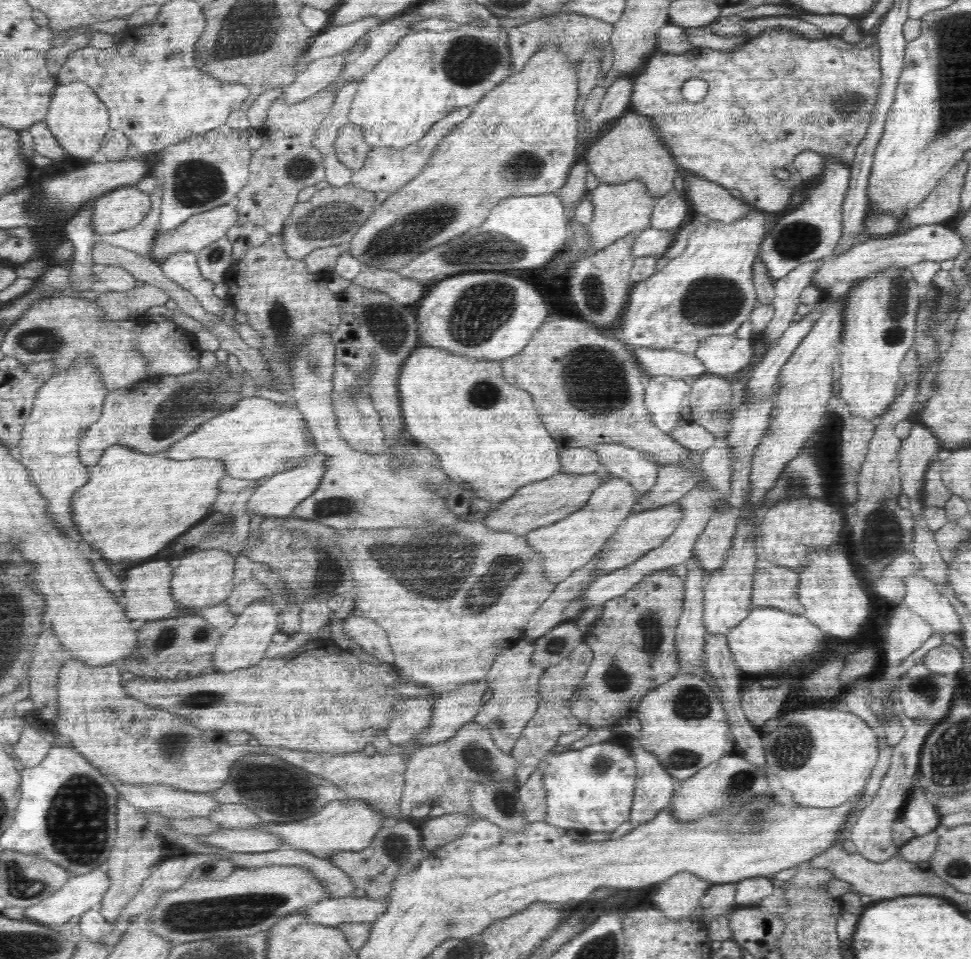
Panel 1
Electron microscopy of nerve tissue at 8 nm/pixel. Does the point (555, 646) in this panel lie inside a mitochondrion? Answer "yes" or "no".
yes

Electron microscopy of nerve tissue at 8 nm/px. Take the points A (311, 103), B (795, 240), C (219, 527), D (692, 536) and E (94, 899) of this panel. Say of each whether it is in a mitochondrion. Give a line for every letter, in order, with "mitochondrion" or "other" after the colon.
A: other
B: mitochondrion
C: mitochondrion
D: other
E: other

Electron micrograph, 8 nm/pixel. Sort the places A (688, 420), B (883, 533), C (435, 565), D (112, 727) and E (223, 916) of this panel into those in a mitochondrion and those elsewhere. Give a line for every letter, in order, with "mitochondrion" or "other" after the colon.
A: other
B: mitochondrion
C: mitochondrion
D: other
E: mitochondrion

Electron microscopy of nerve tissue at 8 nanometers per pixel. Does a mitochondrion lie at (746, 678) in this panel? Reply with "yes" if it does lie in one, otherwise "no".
no

